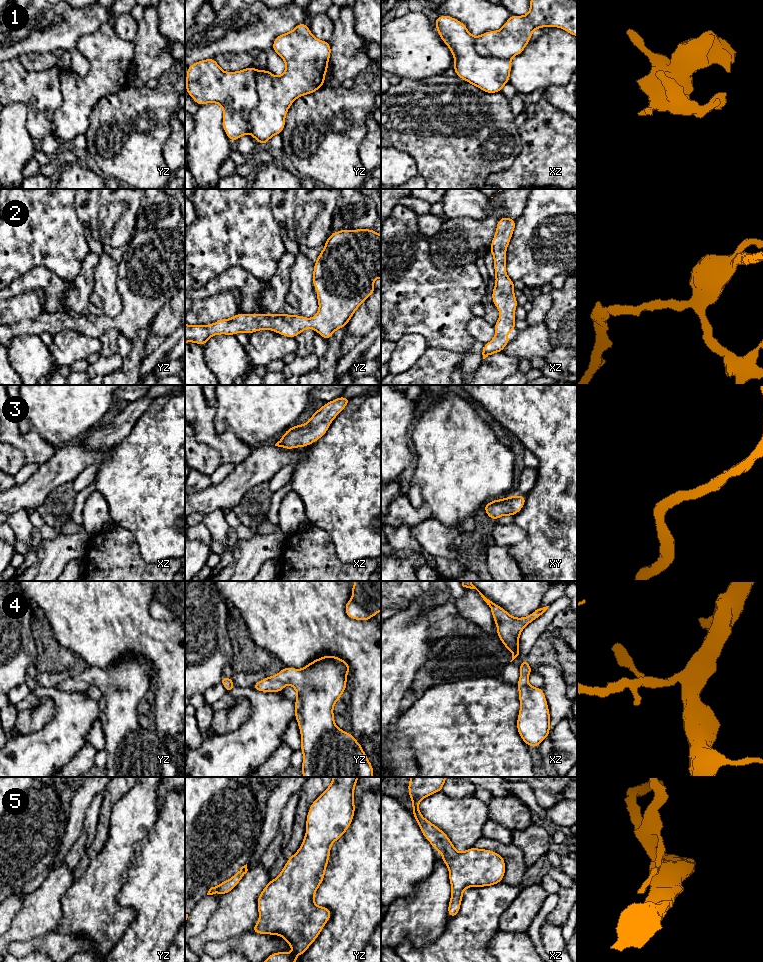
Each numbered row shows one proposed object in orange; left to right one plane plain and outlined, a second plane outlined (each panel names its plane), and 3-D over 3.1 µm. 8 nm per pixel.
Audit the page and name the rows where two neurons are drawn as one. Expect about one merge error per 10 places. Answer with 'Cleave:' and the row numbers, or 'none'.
Cleave: 1

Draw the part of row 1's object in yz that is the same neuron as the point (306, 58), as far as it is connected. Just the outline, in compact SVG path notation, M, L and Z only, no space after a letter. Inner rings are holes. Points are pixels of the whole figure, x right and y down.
M301 22L288 33L278 35L272 49L284 60L286 70L281 76L275 76L269 70L255 70L259 101L249 114L249 133L262 146L271 137L284 131L288 109L298 97L313 94L324 85L331 56L329 41L318 40L305 22Z

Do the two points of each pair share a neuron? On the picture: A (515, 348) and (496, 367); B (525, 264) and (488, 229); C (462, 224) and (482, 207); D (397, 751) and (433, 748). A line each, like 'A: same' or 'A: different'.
A: different
B: different
C: different
D: different

